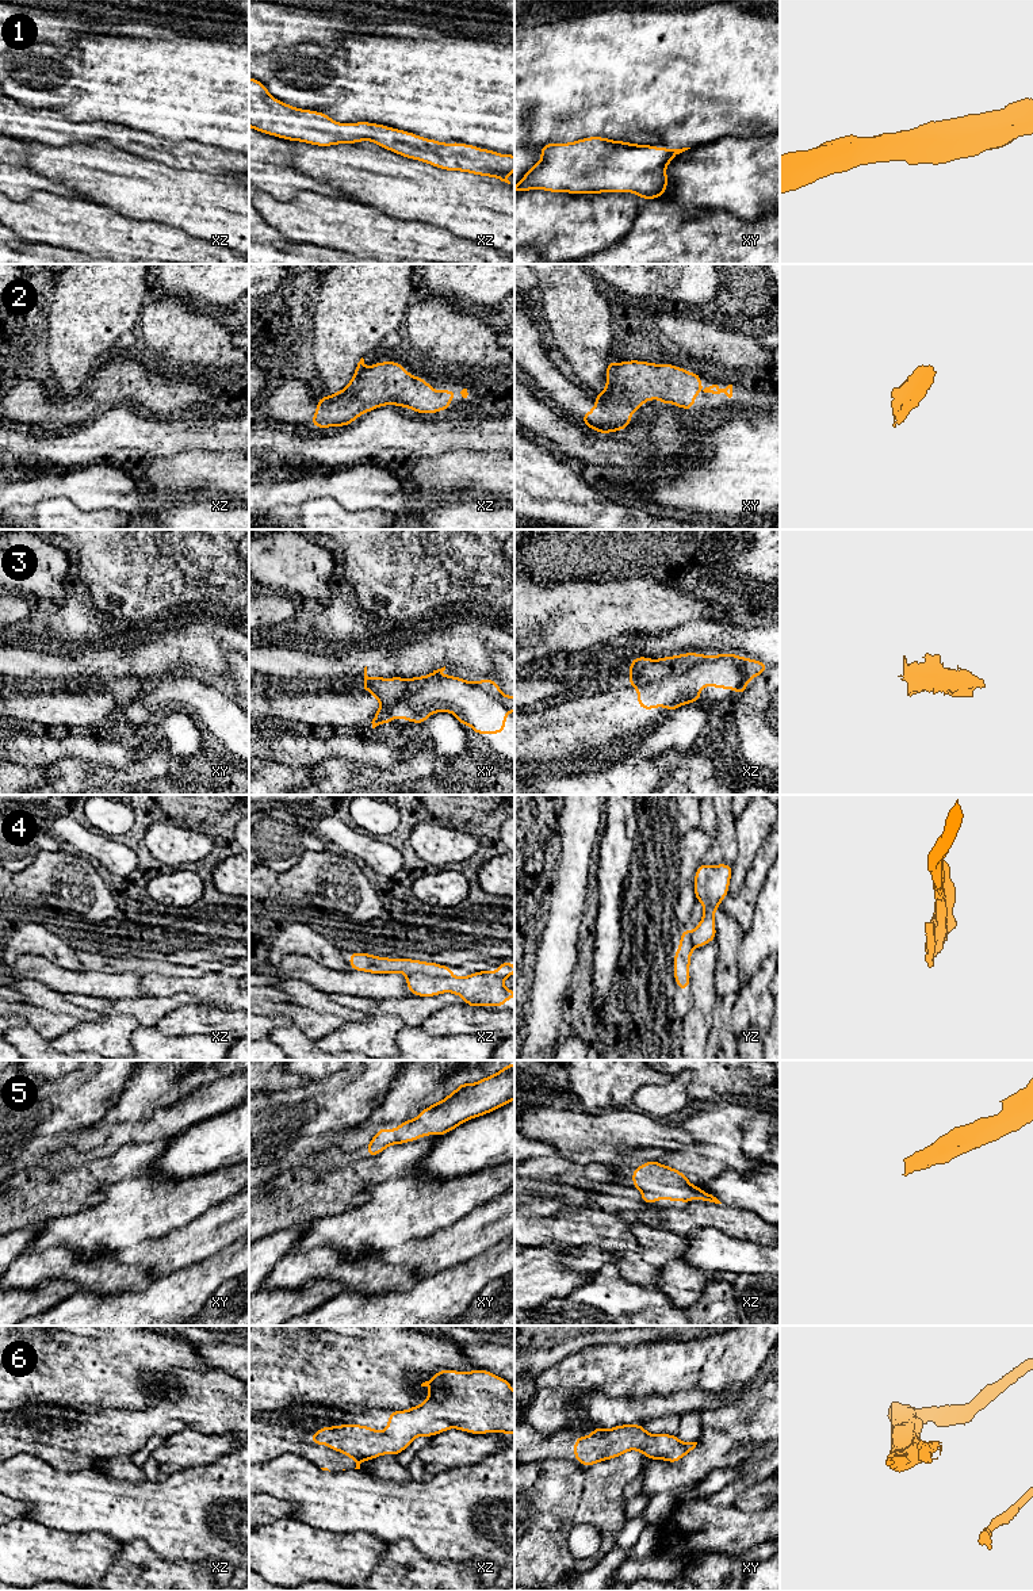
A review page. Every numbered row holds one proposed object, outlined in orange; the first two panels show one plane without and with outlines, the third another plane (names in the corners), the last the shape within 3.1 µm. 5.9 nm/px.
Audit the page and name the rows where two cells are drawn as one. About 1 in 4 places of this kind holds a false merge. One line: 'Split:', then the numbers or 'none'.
Split: 4

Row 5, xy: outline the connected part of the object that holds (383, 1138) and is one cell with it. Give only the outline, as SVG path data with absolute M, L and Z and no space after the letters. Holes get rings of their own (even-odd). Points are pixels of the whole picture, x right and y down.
M514 1063L475 1083L456 1087L444 1099L422 1109L414 1120L399 1123L397 1129L380 1128L367 1144L367 1156L379 1155L394 1144L416 1141L428 1135L441 1136L460 1124L487 1114L514 1099Z

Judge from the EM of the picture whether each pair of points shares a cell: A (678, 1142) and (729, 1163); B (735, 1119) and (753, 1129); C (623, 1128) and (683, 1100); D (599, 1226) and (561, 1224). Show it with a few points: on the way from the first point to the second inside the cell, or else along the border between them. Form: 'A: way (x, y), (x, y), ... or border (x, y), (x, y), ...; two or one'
A: border (673, 1124), (684, 1128), (697, 1143); two
B: border (765, 1113), (745, 1124), (745, 1155); two
C: border (645, 1112), (664, 1120); two
D: way (589, 1226), (570, 1226); one

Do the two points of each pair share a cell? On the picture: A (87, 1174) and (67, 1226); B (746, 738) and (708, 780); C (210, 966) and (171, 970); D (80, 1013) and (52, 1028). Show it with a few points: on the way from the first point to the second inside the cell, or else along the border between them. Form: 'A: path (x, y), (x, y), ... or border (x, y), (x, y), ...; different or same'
A: border (87, 1205), (75, 1213), (49, 1217), (41, 1223); different
B: border (695, 749), (710, 758), (719, 780); different
C: path (201, 970), (180, 971); same
D: border (42, 1008), (54, 1013), (71, 1014), (80, 1021); different

